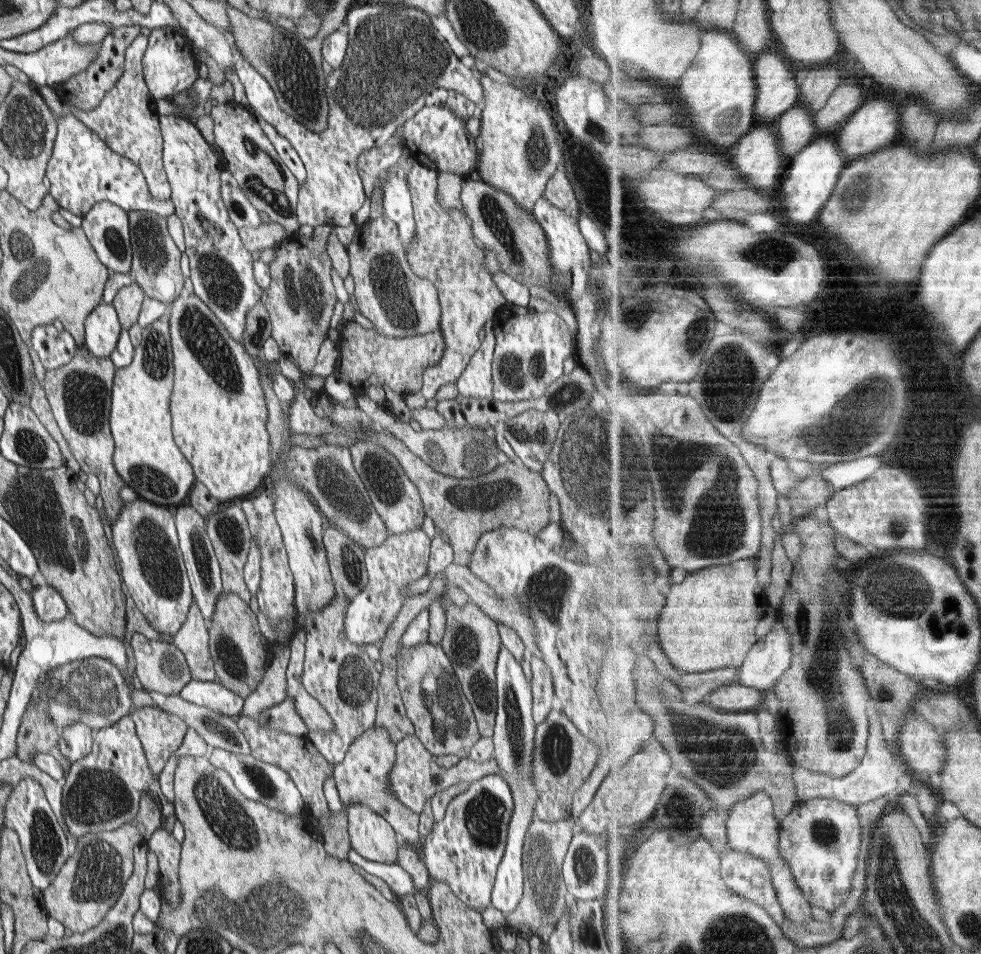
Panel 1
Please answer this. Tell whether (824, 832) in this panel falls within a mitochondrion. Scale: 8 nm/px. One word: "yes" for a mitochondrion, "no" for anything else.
yes

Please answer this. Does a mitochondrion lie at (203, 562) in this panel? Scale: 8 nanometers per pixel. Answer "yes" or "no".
yes

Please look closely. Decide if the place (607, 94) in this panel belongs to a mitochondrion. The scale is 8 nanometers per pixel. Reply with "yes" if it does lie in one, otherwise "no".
no

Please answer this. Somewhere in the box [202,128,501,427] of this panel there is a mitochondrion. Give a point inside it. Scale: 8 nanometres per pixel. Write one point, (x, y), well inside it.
(262, 177)

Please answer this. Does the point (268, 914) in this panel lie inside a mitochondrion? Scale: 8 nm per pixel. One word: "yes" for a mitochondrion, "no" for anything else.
yes

